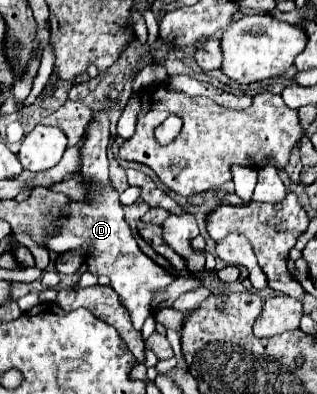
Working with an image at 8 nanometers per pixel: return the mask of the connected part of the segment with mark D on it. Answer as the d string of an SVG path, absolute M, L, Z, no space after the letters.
M98 113L94 117L94 125L90 125L90 133L86 135L86 145L82 147L82 177L90 181L90 201L88 203L72 203L68 211L68 219L62 223L62 231L56 237L50 237L46 241L46 247L56 253L64 253L70 249L88 247L86 265L88 271L98 275L106 275L110 279L110 285L116 289L116 293L122 297L122 303L126 309L130 309L132 323L136 329L142 329L144 321L154 313L152 299L156 291L164 291L174 279L176 273L166 271L158 263L154 263L148 255L144 255L130 231L130 225L124 219L122 203L118 201L118 193L110 187L108 179L108 157L106 149L110 143L110 131L108 131L108 115Z

